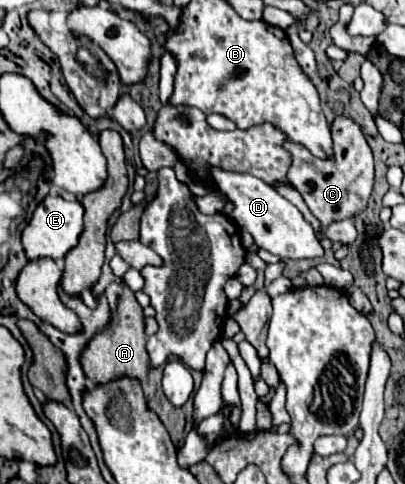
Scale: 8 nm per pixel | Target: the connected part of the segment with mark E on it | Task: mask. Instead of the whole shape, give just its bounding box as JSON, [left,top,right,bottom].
[23,195,83,259]

